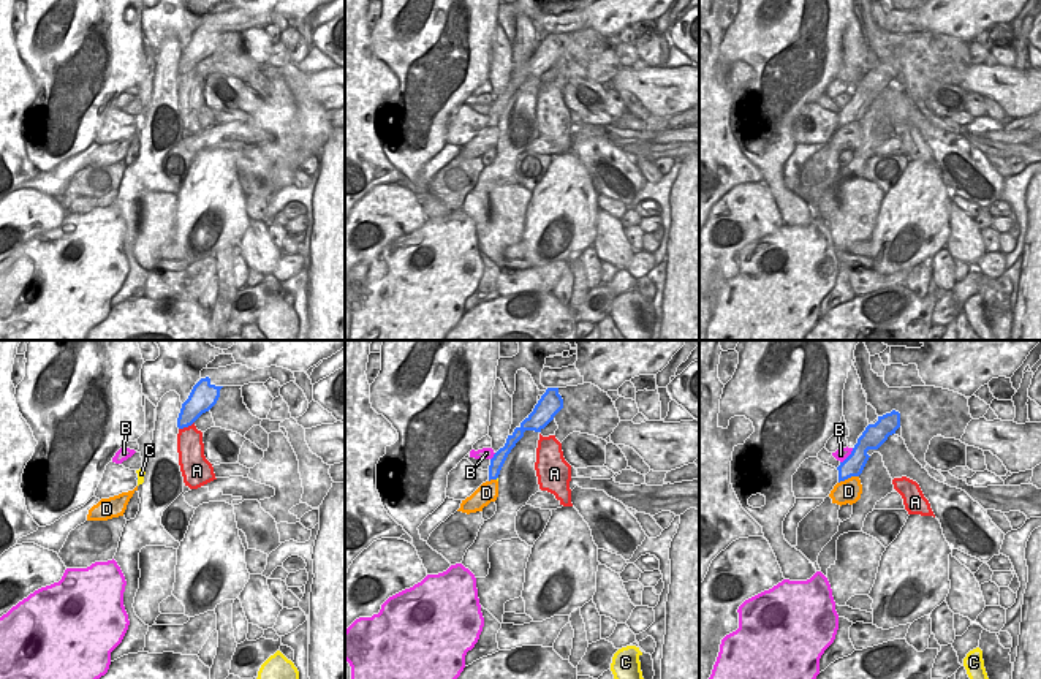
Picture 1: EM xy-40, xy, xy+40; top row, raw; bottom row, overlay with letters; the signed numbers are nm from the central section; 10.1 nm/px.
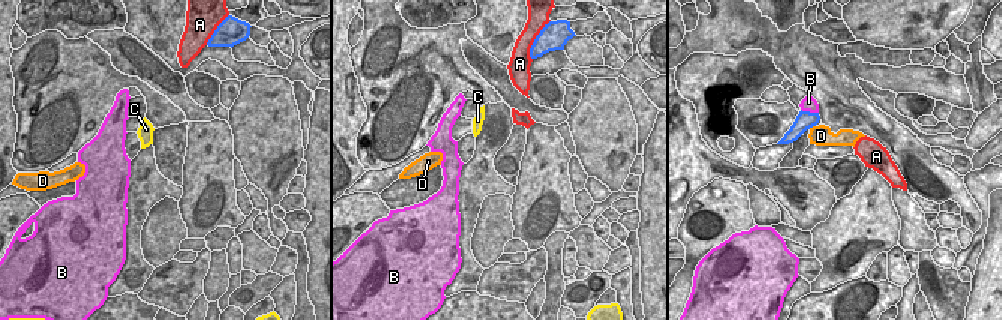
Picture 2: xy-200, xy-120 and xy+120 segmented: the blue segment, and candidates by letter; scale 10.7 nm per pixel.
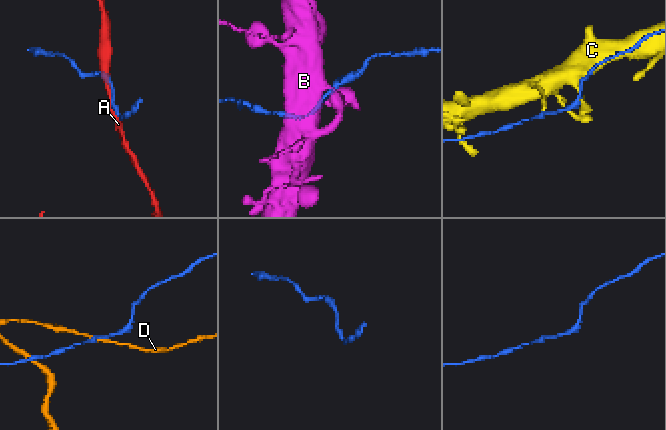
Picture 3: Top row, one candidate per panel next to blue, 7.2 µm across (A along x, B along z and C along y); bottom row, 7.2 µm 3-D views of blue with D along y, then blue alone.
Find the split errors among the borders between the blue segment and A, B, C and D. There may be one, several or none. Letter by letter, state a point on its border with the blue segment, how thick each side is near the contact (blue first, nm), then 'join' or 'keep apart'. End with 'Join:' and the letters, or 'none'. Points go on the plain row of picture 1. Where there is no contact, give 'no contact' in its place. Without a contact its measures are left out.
A: xy-40 (185, 72) | 220/280 nm | keep apart
B: xy+40 (848, 102) | 220/130 nm | keep apart
C: no contact | keep apart
D: xy+40 (848, 122) | 220/240 nm | keep apart
Join: none

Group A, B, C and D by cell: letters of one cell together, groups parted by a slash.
A / B / C / D

